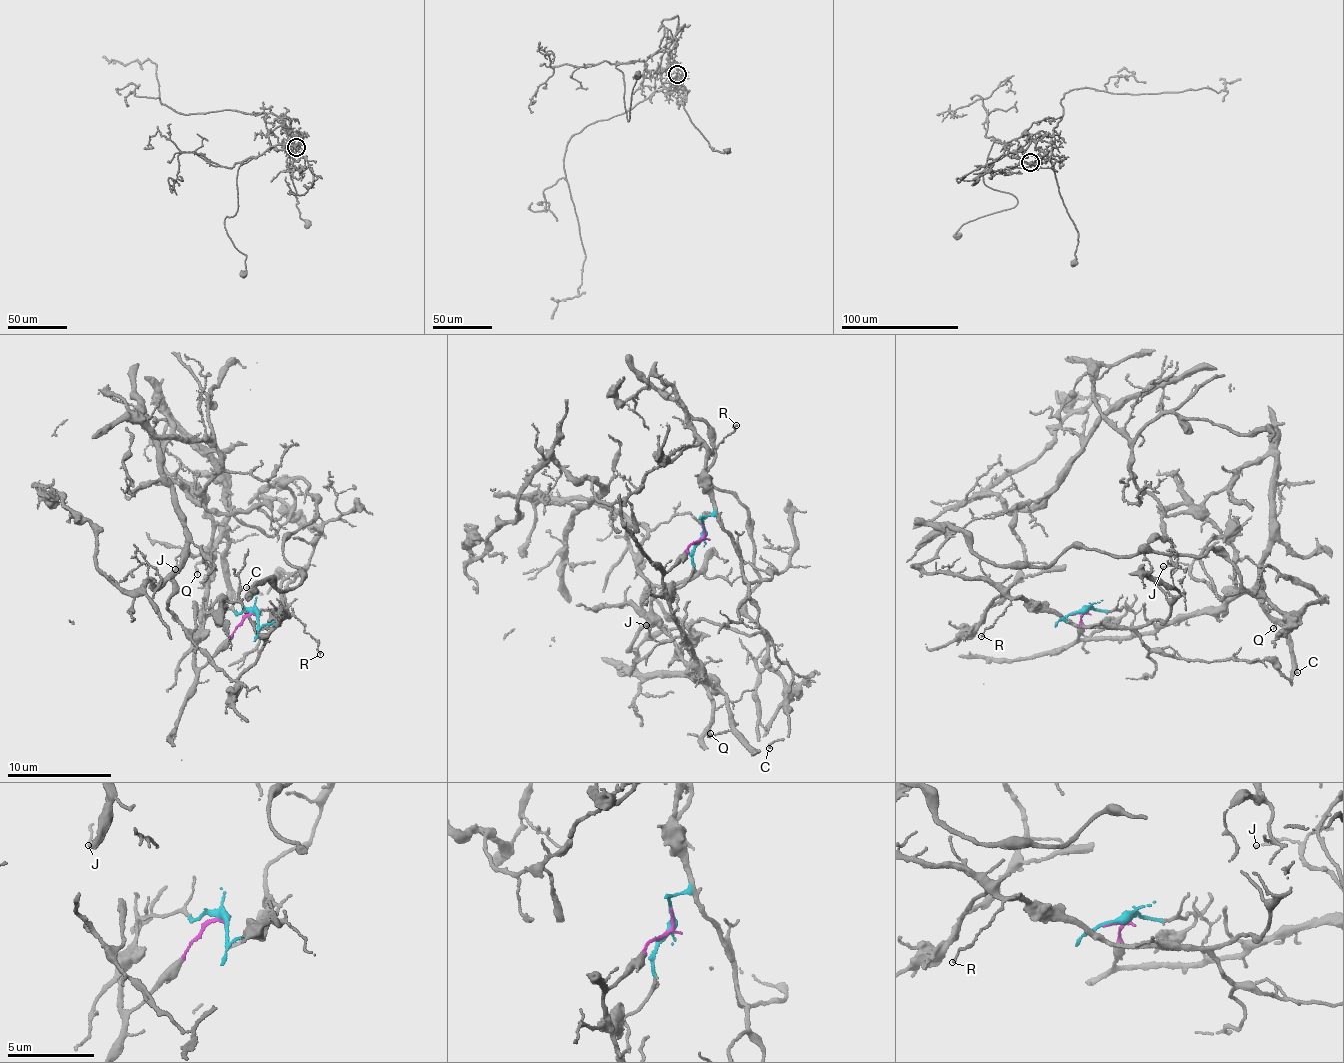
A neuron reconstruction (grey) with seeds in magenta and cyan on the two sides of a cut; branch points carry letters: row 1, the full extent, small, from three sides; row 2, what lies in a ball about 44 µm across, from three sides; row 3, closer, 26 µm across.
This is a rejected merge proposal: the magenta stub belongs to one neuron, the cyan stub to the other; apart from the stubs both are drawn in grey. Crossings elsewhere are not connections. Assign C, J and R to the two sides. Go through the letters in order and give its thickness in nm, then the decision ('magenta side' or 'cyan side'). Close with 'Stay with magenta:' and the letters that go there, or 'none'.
C: 160 nm | cyan side
J: 100 nm | magenta side
R: 110 nm | cyan side
Stay with magenta: J

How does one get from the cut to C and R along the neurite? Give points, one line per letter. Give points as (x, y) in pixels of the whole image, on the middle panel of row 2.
C: (703, 533), (702, 519), (712, 515), (732, 541), (757, 627), (791, 671), (790, 731), (768, 748)
R: (703, 533), (702, 519), (713, 510), (705, 463), (710, 450), (733, 430), (735, 424)

